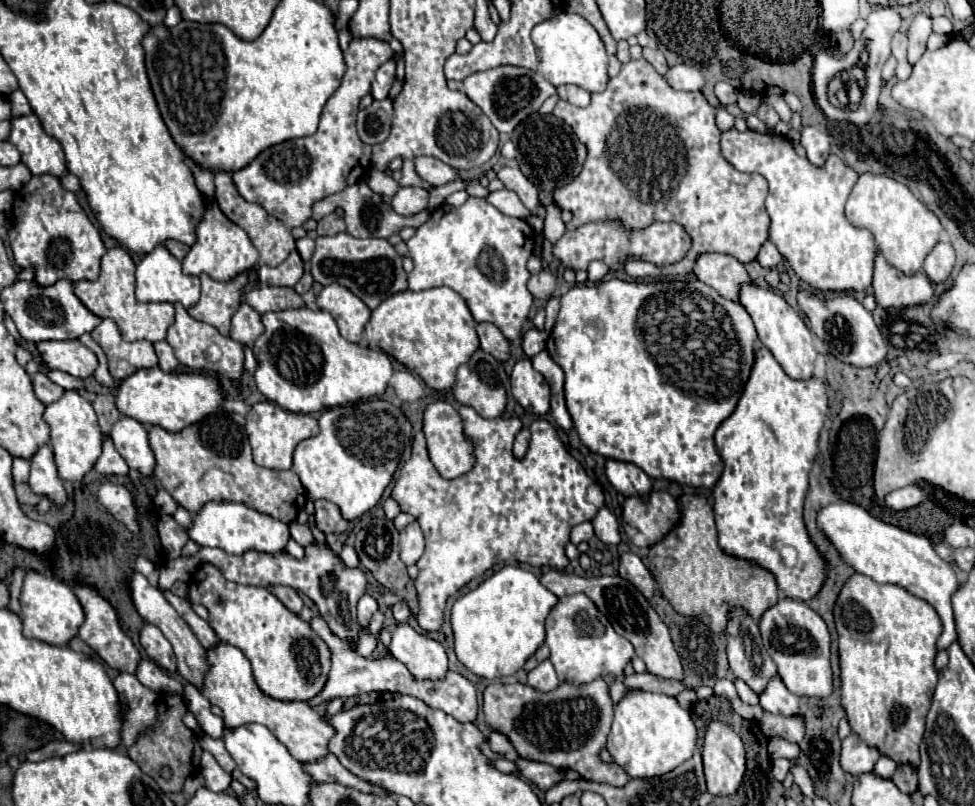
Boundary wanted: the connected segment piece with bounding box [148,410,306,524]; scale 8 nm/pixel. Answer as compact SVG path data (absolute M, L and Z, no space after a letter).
M218 410L200 422L180 430L180 432L166 432L160 426L152 426L150 430L150 448L156 456L156 472L154 476L162 484L162 488L190 514L200 512L206 502L242 502L262 514L268 514L280 522L294 522L298 512L304 510L306 504L306 490L294 470L268 470L252 460L252 448L244 430L244 416Z

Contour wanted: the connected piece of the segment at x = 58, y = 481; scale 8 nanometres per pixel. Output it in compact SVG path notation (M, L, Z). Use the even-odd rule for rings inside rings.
M42 446L34 458L30 460L32 464L32 472L28 478L28 486L34 494L46 496L54 506L62 508L68 502L68 492L64 488L62 478L58 476L56 464L54 464L54 454L50 450L50 446Z

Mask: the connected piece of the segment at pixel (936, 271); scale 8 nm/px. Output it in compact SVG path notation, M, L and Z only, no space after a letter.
M940 242L934 246L934 250L928 254L924 262L924 274L932 284L942 284L948 280L952 268L954 268L954 248L948 242Z

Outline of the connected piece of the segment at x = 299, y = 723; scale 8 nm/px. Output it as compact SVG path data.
M220 642L218 648L206 652L210 670L206 674L206 682L202 694L210 700L210 704L222 710L224 728L238 728L244 724L262 724L266 726L300 762L320 762L328 756L328 742L336 734L326 716L320 716L306 702L282 702L266 696L254 682L252 666L248 658L234 646Z

